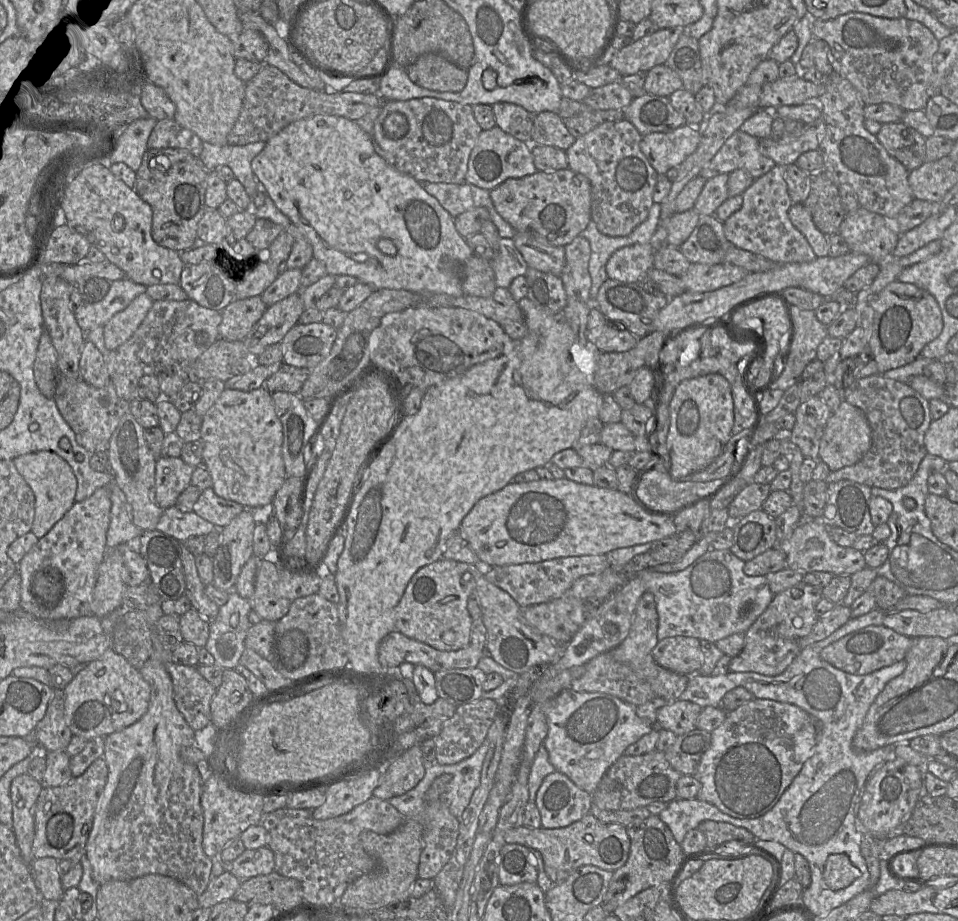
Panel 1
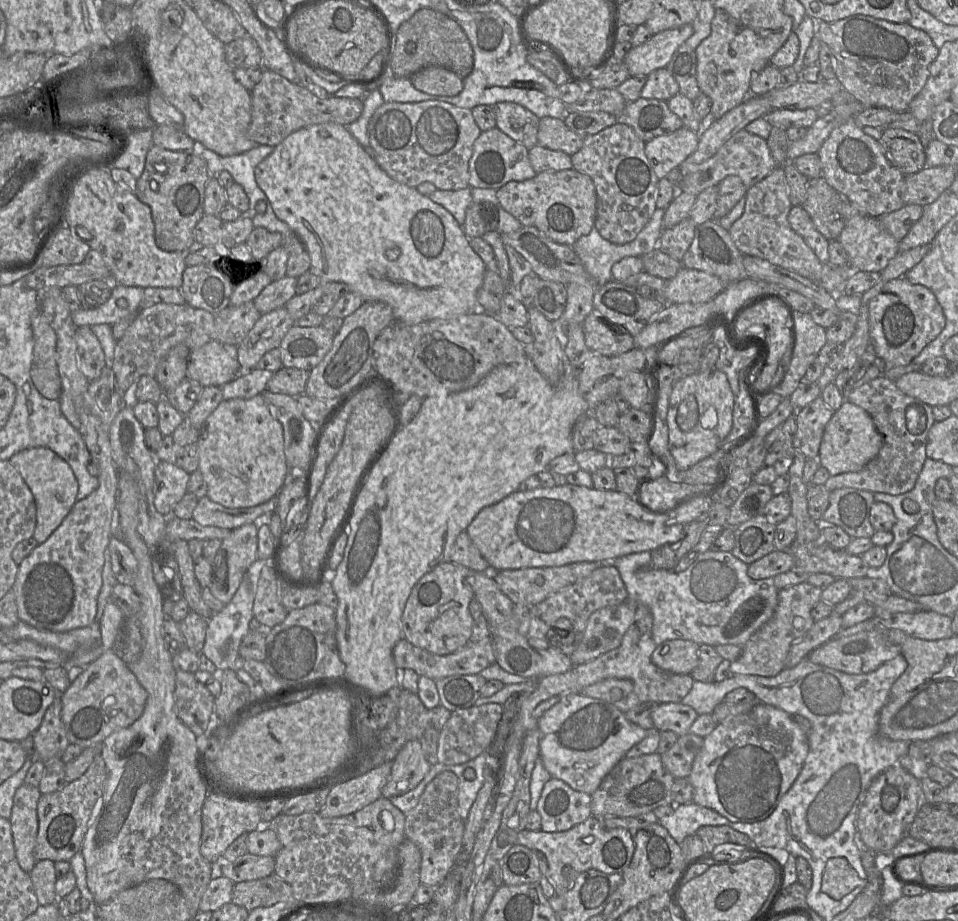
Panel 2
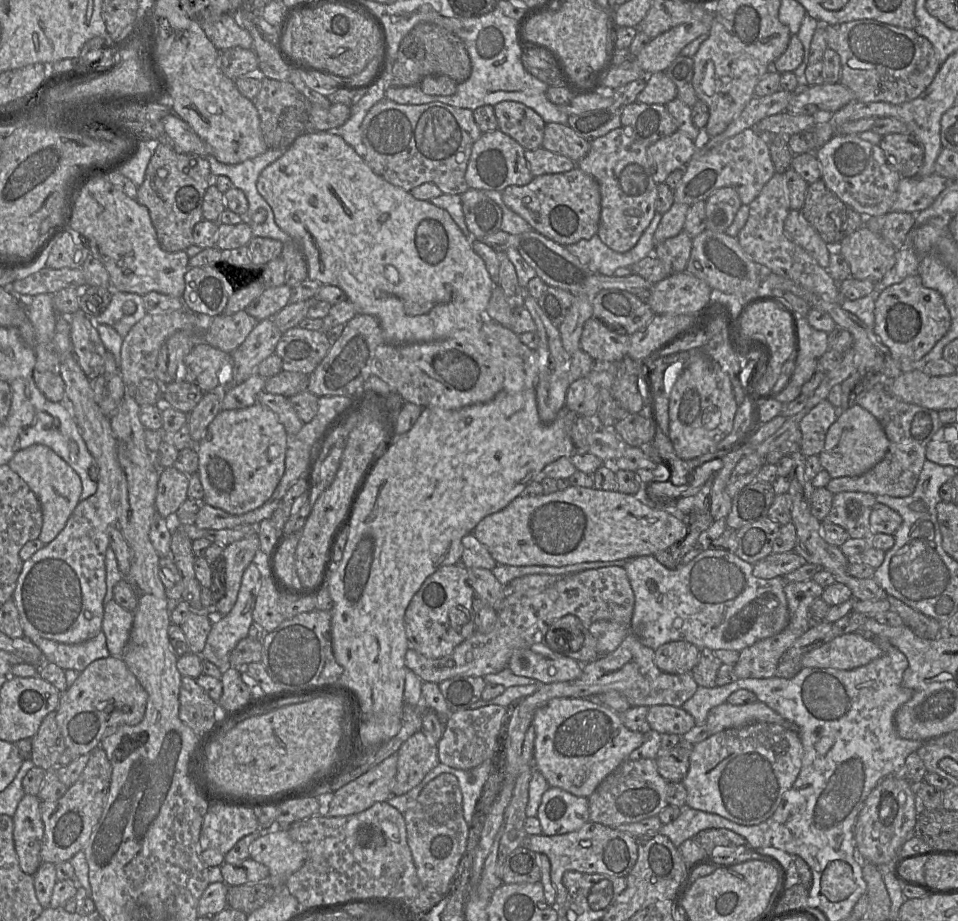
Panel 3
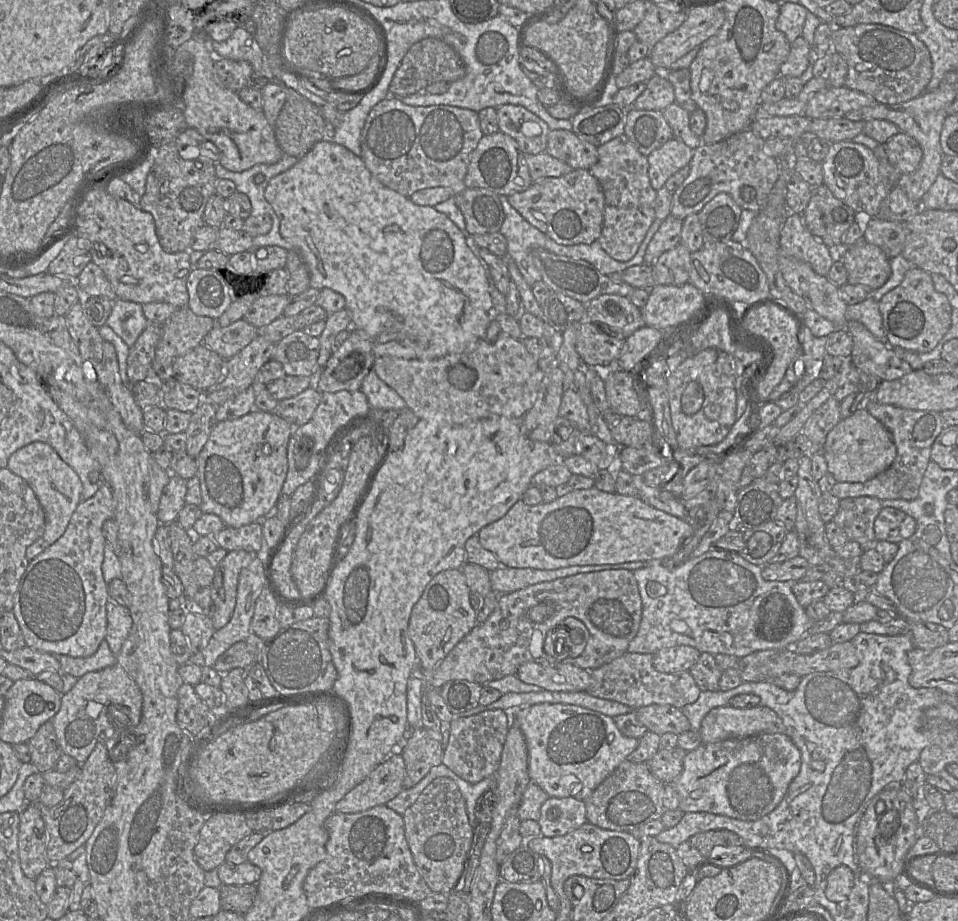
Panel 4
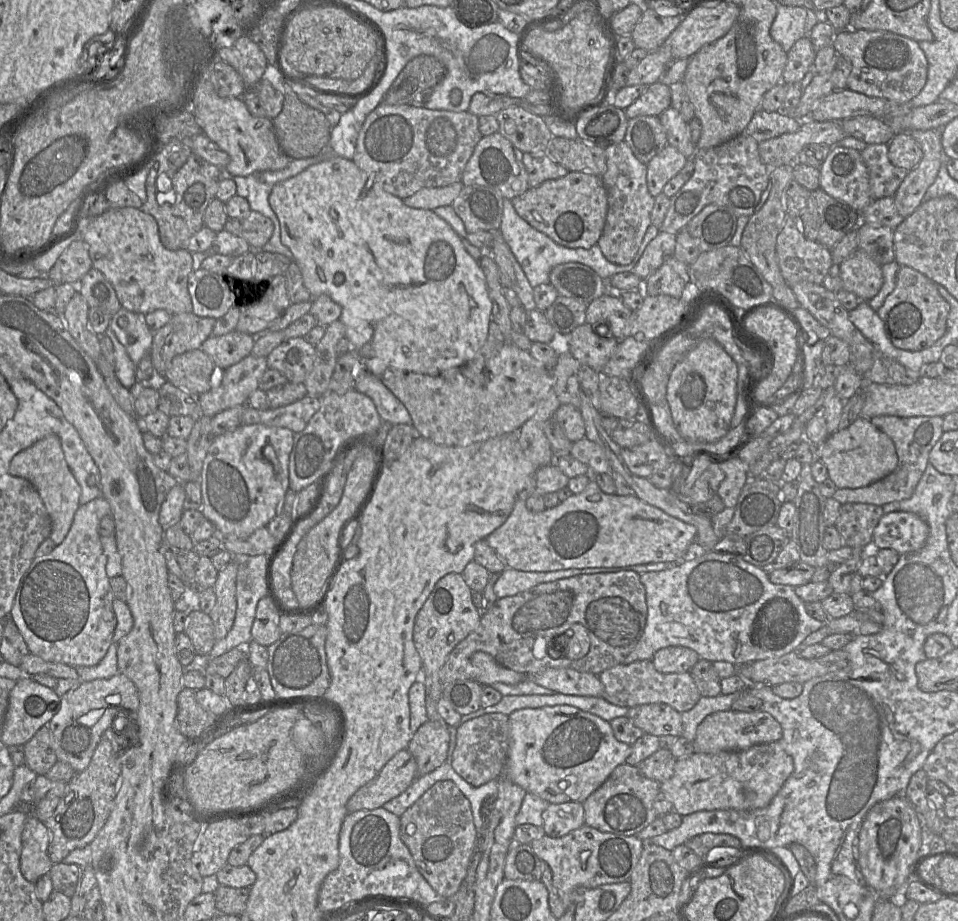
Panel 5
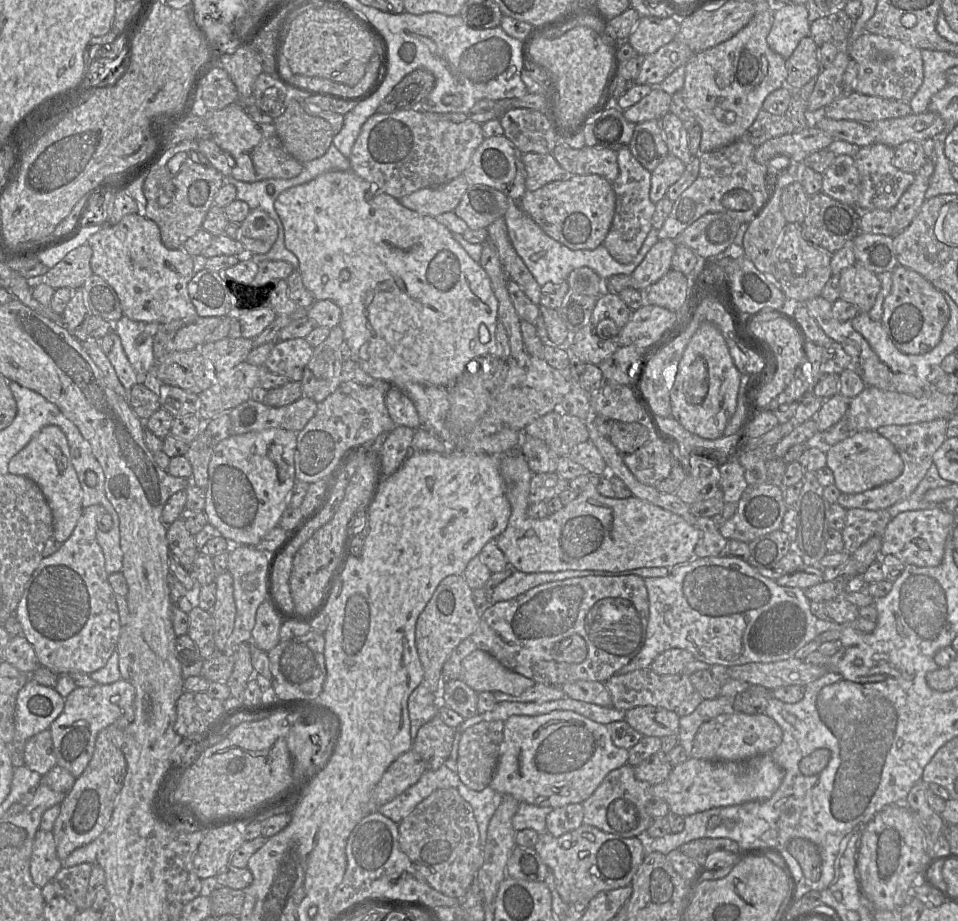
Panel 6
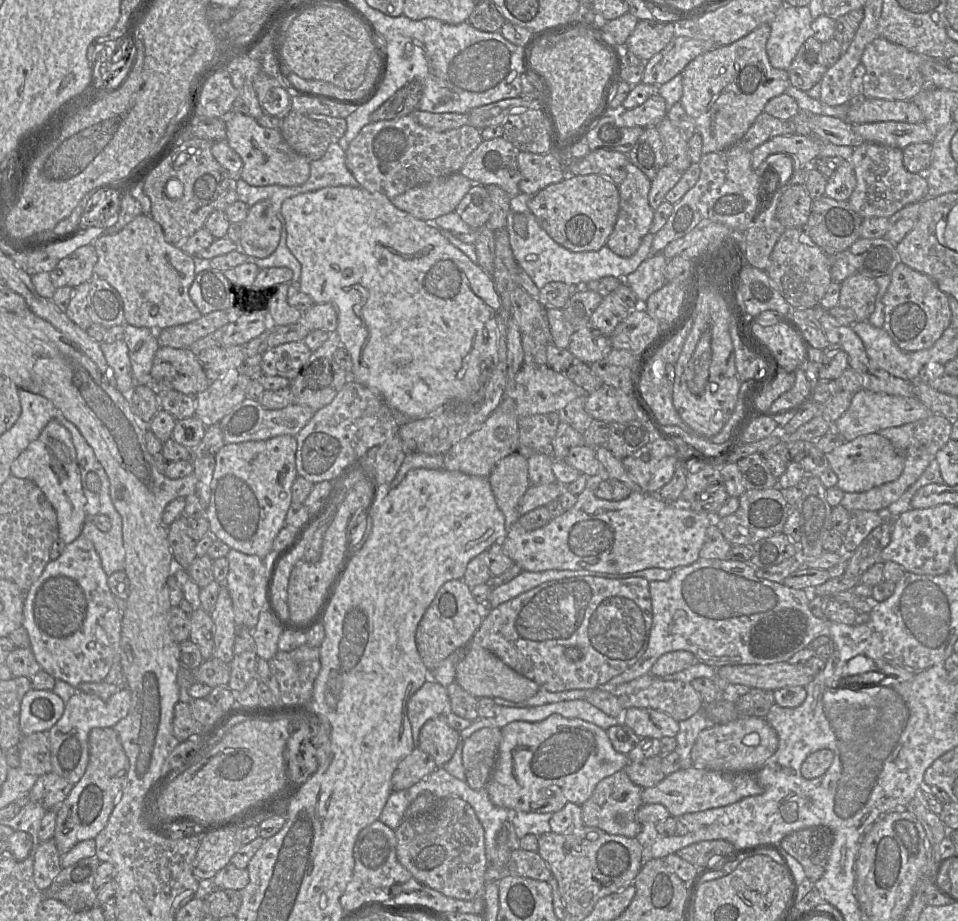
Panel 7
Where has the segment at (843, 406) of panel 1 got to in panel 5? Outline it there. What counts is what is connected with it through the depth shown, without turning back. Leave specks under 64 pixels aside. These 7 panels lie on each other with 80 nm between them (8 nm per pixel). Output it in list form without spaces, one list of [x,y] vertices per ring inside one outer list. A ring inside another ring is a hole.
[[[858,417],[850,426],[832,433],[820,447],[820,460],[837,489],[869,486],[889,474],[898,465],[898,456],[891,438],[870,420]]]

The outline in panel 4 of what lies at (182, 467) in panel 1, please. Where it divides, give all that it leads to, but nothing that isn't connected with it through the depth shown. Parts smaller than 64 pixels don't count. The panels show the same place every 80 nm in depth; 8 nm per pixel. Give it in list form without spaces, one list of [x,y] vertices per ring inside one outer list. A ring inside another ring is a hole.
[[[171,474],[171,478],[163,490],[158,508],[160,524],[170,524],[177,520],[179,512],[185,503],[187,480]]]

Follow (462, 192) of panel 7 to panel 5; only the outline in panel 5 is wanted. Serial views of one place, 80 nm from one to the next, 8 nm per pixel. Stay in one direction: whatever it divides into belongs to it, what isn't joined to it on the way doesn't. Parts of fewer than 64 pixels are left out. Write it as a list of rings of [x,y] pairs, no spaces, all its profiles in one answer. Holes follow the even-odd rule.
[[[459,181],[443,187],[422,188],[412,196],[404,198],[403,203],[411,208],[434,210],[451,205],[463,187]]]

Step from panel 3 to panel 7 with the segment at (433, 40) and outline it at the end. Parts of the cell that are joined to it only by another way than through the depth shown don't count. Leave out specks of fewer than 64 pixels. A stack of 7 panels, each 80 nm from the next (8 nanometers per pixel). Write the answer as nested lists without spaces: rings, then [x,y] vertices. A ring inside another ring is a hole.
[[[412,80],[397,90],[372,114],[371,122],[398,119],[418,110],[423,96],[423,86],[419,80]]]

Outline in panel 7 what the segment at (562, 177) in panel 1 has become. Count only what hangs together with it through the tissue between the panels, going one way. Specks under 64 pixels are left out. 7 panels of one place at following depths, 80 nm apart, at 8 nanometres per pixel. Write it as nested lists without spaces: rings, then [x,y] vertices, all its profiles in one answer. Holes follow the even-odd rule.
[[[601,175],[569,176],[532,195],[528,208],[559,245],[572,252],[597,251],[606,245],[616,223],[619,190],[616,184]]]

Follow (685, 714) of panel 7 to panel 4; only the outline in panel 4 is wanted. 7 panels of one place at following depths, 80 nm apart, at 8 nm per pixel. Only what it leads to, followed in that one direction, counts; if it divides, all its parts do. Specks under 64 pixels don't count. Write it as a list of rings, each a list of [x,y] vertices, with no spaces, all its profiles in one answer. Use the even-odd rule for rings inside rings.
[[[625,652],[611,662],[591,672],[591,684],[586,693],[594,697],[615,701],[637,710],[649,705],[671,705],[681,709],[695,702],[701,689],[689,671],[662,673],[653,666],[653,655]]]

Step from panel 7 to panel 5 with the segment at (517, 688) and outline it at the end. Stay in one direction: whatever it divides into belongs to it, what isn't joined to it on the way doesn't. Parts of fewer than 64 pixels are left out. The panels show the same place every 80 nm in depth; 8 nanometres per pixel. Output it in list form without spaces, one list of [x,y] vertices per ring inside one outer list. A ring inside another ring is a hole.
[[[482,651],[475,652],[471,662],[473,679],[482,686],[491,686],[494,683],[516,685],[526,679],[526,675],[500,665],[491,655]]]

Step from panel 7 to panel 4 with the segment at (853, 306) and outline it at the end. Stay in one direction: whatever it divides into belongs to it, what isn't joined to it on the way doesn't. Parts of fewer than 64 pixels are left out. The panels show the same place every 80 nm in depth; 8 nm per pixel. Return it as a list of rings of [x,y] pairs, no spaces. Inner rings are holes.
[[[864,239],[849,247],[837,249],[836,255],[844,263],[849,284],[863,285],[875,291],[885,284],[891,274],[887,255]]]

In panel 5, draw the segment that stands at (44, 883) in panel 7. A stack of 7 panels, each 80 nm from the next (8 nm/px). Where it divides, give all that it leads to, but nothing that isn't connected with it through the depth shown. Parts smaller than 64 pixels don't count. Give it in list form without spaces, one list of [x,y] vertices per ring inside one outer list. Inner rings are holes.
[[[28,815],[21,840],[20,870],[26,880],[35,884],[53,865],[48,855],[50,831],[35,815]]]

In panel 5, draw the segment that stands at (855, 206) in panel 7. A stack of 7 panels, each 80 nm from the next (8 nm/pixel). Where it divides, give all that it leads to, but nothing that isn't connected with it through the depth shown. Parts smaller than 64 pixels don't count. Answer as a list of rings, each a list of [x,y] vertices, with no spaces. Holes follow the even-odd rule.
[[[871,144],[860,153],[868,170],[872,200],[894,196],[908,171],[890,162],[888,144]]]

